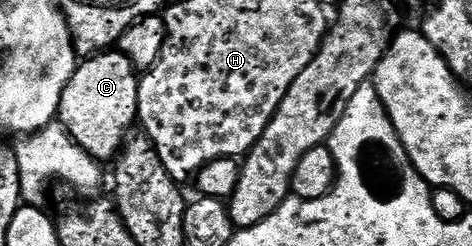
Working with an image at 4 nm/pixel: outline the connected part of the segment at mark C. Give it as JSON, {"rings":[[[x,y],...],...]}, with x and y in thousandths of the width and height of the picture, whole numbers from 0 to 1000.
{"rings":[[[216,203],[176,240],[127,398],[121,484],[142,545],[199,650],[239,654],[292,480],[292,333],[284,256],[256,203]]]}

